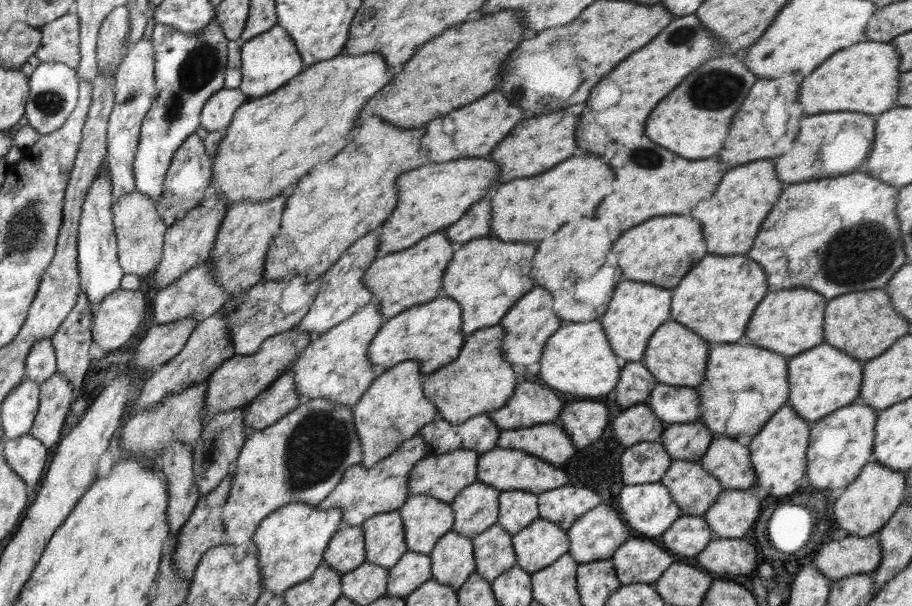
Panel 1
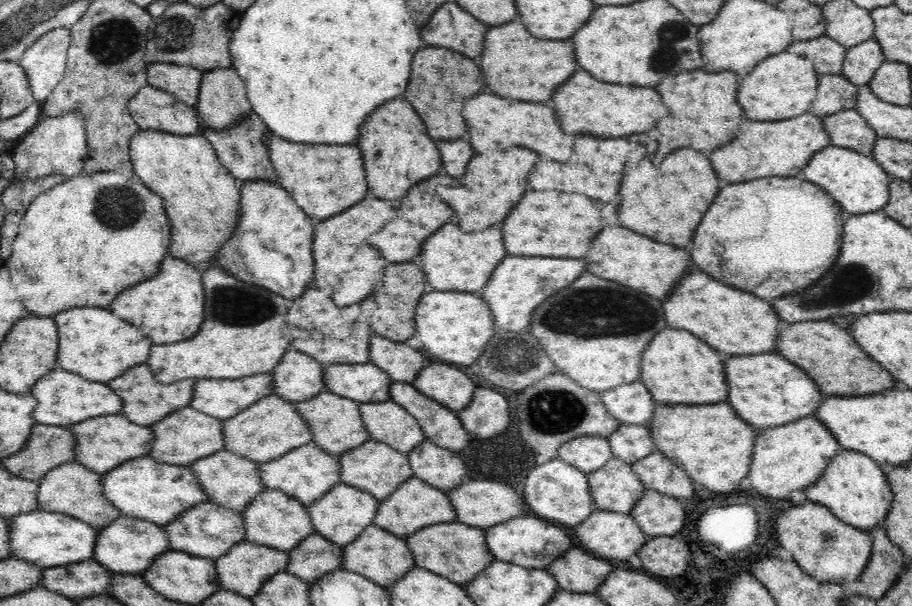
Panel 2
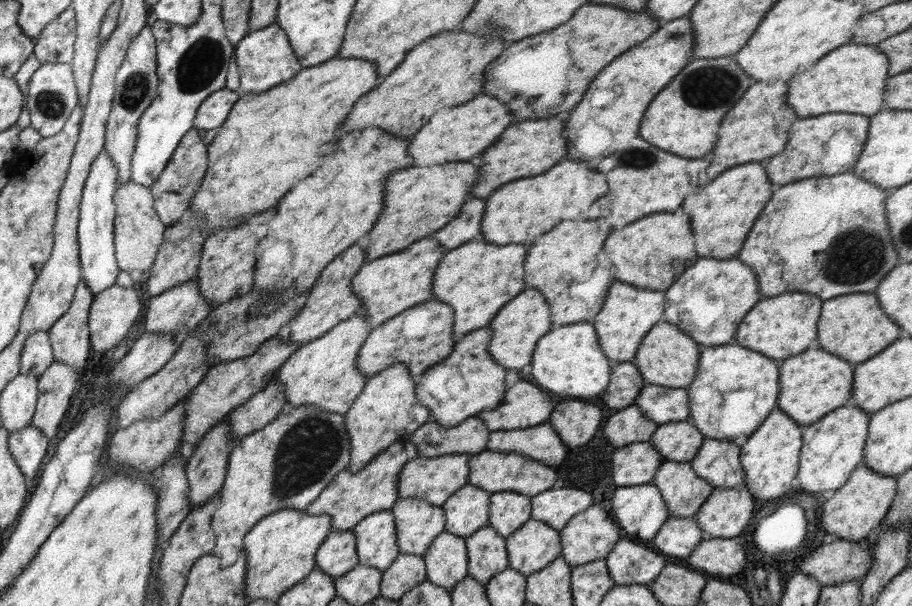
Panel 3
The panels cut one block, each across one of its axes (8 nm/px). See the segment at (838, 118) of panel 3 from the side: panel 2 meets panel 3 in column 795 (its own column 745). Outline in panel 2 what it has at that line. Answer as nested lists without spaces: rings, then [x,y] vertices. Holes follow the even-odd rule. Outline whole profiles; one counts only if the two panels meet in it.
[[[810,112],[784,120],[752,122],[742,124],[742,132],[736,140],[714,152],[710,158],[718,180],[723,183],[738,183],[763,179],[768,176],[800,176],[805,164],[818,151],[831,145],[830,136],[824,129],[822,118]]]

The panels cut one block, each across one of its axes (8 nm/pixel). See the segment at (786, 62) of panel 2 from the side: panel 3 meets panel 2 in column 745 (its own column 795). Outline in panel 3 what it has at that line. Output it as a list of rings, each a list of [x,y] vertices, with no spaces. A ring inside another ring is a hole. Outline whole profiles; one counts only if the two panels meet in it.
[[[847,43],[831,50],[806,72],[790,82],[788,102],[800,118],[826,113],[850,113],[871,117],[885,110],[885,93],[889,80],[889,62],[876,45]]]

